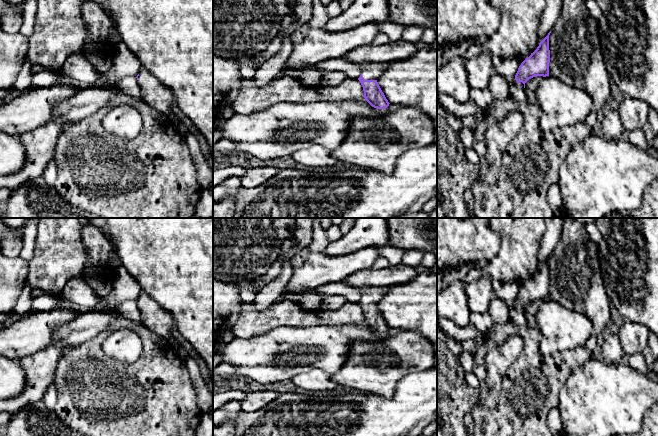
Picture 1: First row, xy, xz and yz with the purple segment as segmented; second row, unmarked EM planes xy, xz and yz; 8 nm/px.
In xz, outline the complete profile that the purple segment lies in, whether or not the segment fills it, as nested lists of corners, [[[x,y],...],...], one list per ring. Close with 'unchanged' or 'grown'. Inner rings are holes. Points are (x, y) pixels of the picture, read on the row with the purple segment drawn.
[[[388,62],[365,64],[358,78],[363,87],[363,97],[372,107],[377,109],[386,109],[390,104],[377,82],[386,70],[387,64]]] | grown

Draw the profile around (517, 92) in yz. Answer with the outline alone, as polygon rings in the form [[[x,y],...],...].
[[[515,79],[509,82],[510,96],[522,105],[528,105],[526,90]]]

